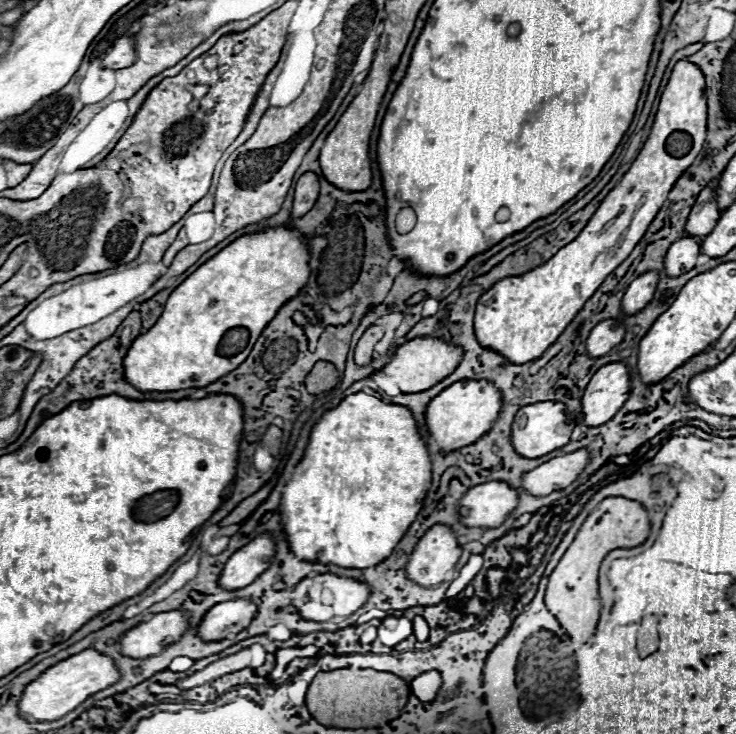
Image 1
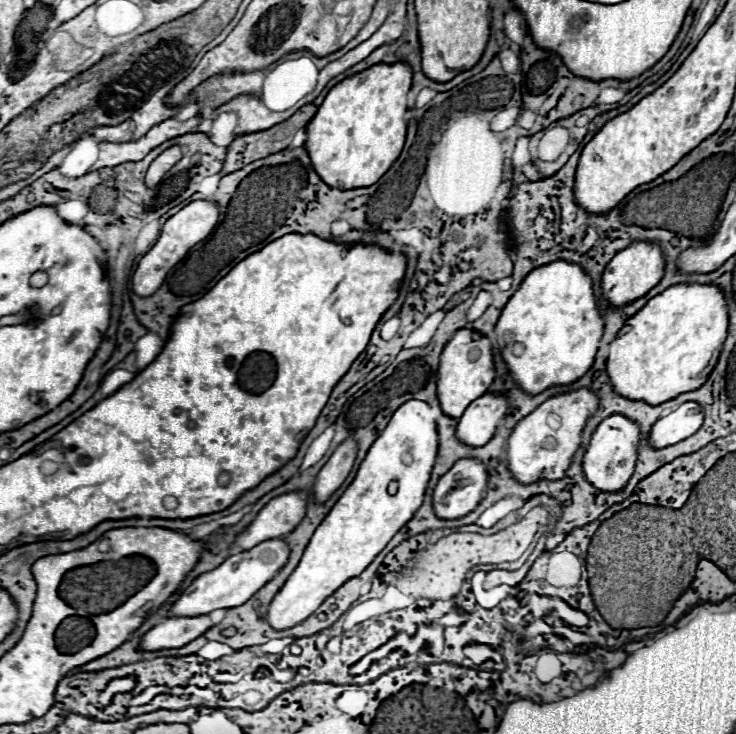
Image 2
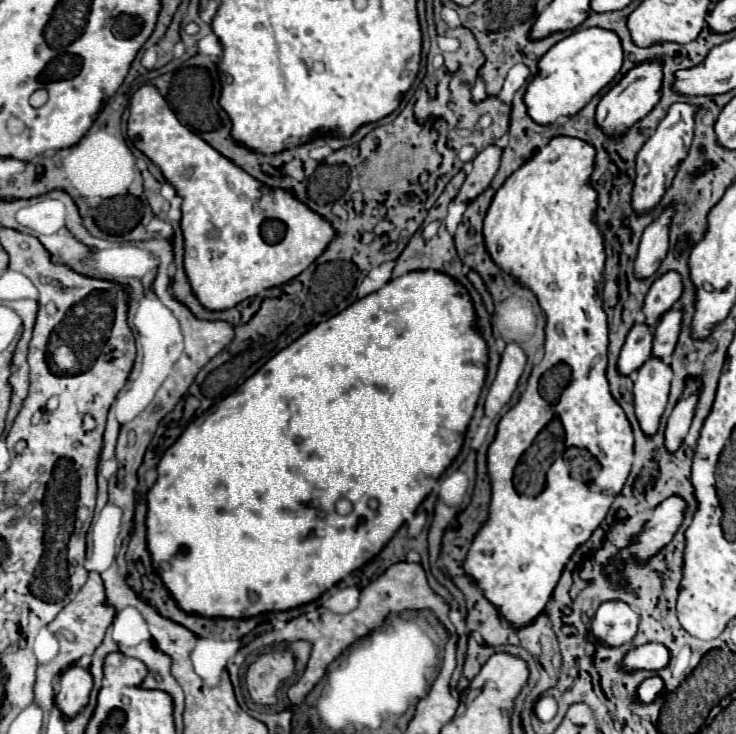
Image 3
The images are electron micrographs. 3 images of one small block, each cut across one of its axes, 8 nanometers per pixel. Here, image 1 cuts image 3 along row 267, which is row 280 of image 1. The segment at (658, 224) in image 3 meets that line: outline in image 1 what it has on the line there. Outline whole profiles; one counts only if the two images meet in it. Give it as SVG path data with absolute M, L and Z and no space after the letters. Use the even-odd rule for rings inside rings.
M644 272L638 276L626 290L622 298L622 312L624 314L636 314L636 310L642 310L654 296L654 290L658 286L658 272Z

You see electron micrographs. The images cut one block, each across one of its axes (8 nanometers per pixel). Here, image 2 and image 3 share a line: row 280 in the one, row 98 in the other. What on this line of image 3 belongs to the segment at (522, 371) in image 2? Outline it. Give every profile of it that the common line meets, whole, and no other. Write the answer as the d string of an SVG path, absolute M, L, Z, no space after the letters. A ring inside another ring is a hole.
M604 28L576 30L554 44L538 62L538 74L528 82L524 104L536 124L554 124L560 116L574 116L608 86L622 68L620 38Z

